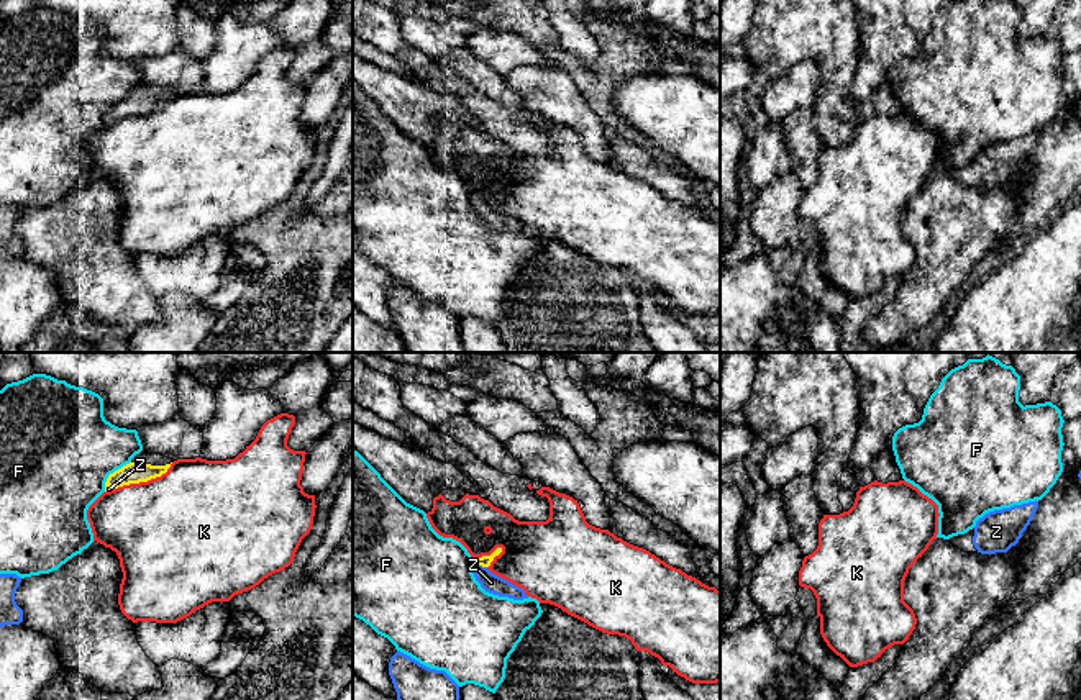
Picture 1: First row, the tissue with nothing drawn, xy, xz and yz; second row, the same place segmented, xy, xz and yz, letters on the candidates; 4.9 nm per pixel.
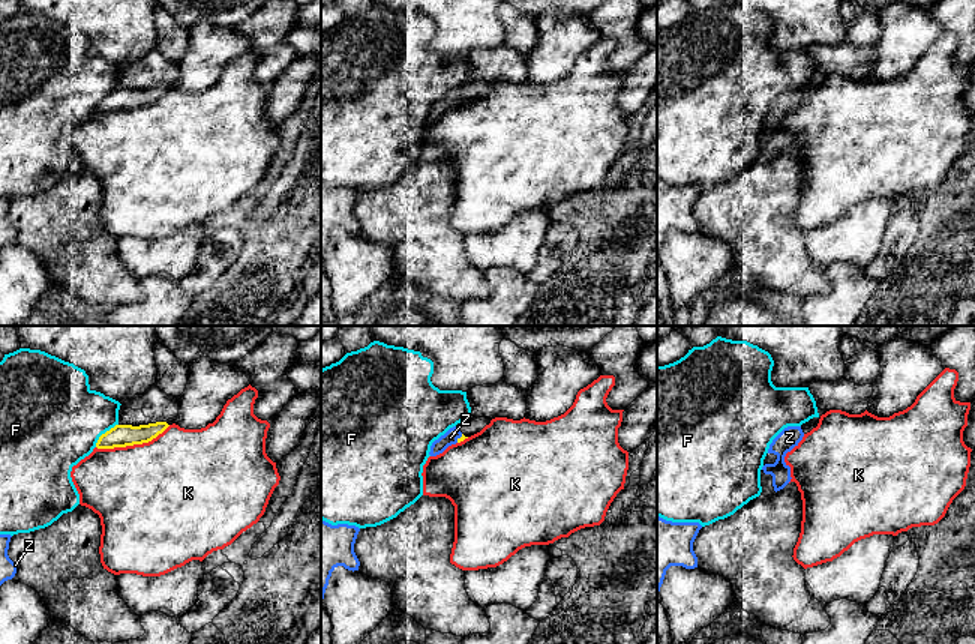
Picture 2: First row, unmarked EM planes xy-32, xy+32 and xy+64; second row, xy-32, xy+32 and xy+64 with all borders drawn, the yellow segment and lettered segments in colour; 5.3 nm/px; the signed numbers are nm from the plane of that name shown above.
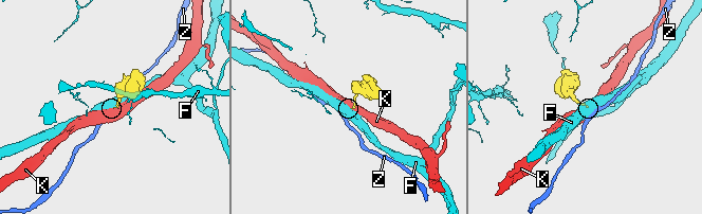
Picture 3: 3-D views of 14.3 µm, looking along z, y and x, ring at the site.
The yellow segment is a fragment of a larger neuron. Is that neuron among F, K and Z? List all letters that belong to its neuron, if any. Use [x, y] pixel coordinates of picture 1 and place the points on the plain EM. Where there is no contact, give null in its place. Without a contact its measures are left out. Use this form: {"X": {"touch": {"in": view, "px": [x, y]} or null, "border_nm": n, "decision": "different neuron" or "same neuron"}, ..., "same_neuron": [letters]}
{"F": {"touch": {"in": "xy", "px": [114, 105]}, "border_nm": 200, "decision": "different neuron"}, "K": {"touch": {"in": "xy", "px": [143, 113]}, "border_nm": 320, "decision": "different neuron"}, "Z": {"touch": {"in": "xz", "px": [479, 197]}, "border_nm": 70, "decision": "same neuron"}, "same_neuron": ["Z"]}

